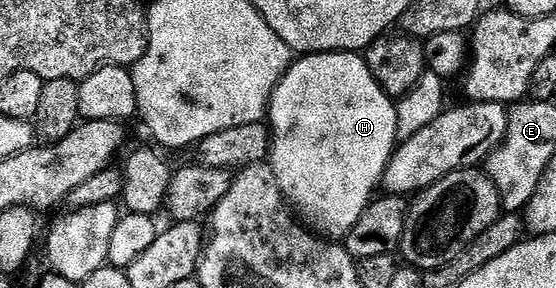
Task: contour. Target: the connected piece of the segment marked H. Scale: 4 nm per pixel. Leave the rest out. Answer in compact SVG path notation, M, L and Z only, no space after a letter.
M318 49L313 53L306 53L303 59L298 59L282 76L278 79L278 84L274 87L274 92L270 95L270 123L268 122L268 131L272 138L269 140L268 162L274 180L278 182L278 188L282 191L282 198L296 212L297 218L309 230L323 236L329 237L334 241L345 240L346 234L356 225L366 208L370 206L375 198L374 190L380 187L383 182L383 175L386 167L389 165L390 158L394 155L396 144L399 142L397 135L397 109L395 100L387 95L386 91L372 77L368 69L365 58L358 51L344 51L341 49Z

